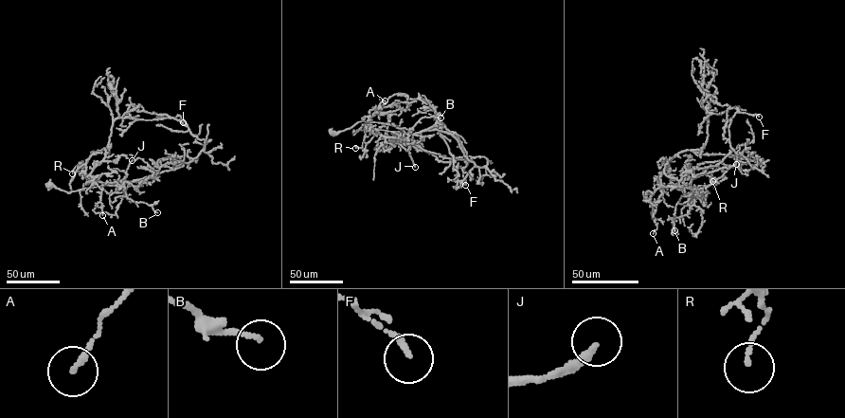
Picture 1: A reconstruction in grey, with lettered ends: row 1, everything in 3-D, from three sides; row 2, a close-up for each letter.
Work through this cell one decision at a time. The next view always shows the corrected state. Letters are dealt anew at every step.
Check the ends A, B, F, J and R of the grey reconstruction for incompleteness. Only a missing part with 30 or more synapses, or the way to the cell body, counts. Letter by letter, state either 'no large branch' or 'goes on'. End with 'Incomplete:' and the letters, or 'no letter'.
A: no large branch
B: no large branch
F: no large branch
J: goes on
R: no large branch
Incomplete: J

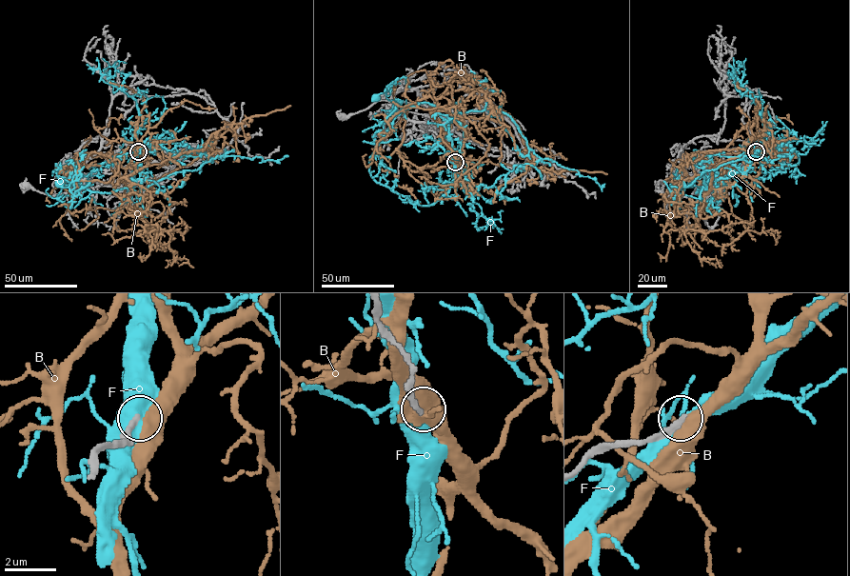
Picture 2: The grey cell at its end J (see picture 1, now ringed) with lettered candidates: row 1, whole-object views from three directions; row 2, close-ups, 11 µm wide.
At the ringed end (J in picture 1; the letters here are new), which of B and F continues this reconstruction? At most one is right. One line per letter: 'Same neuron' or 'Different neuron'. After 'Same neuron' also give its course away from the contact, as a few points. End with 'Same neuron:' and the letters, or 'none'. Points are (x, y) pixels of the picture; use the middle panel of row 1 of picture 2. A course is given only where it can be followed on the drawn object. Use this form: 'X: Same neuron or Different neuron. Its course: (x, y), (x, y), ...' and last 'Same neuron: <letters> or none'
B: Different neuron
F: Different neuron
Same neuron: none

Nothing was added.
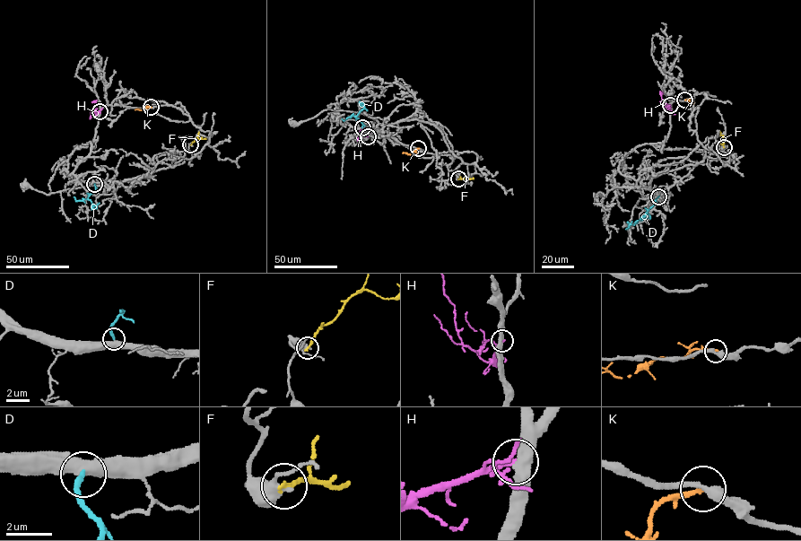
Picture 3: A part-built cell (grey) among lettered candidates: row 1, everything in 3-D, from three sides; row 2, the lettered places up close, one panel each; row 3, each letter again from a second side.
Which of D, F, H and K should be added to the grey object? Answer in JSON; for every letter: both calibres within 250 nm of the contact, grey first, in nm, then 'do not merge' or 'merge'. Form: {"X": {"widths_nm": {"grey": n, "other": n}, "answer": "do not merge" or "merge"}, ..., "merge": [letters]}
{"D": {"widths_nm": {"grey": 440, "other": 260}, "answer": "merge"}, "F": {"widths_nm": {"grey": 500, "other": 220}, "answer": "do not merge"}, "H": {"widths_nm": {"grey": 440, "other": 260}, "answer": "do not merge"}, "K": {"widths_nm": {"grey": 360, "other": 190}, "answer": "do not merge"}, "merge": ["D"]}

